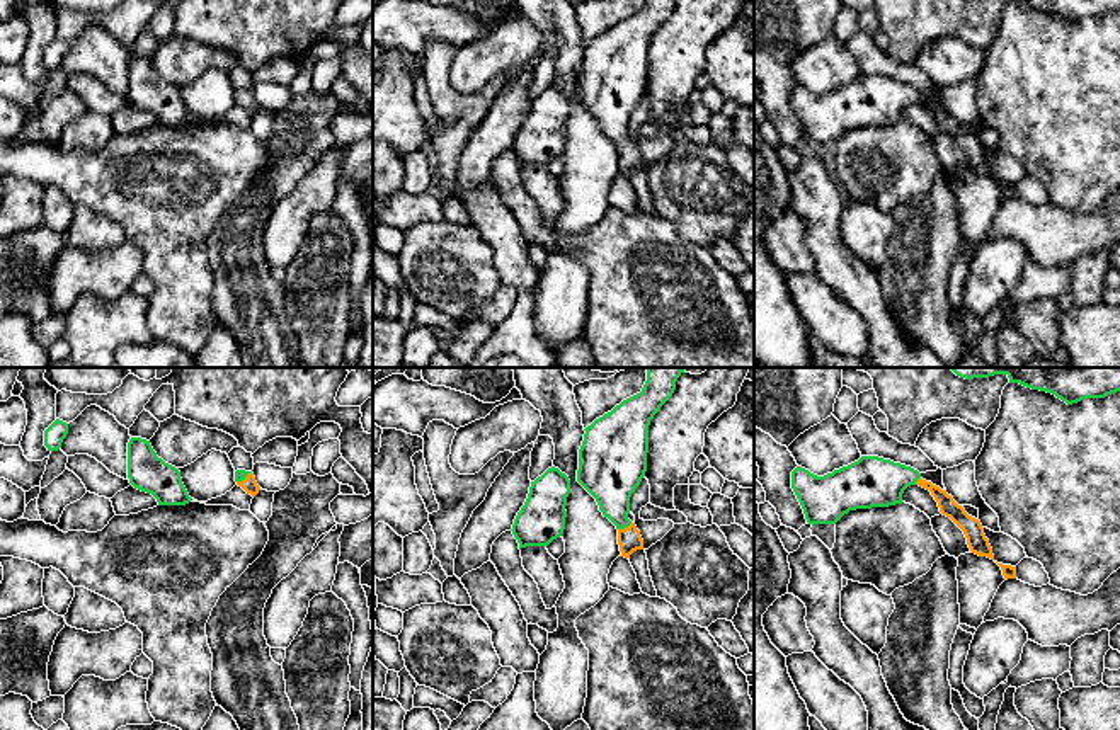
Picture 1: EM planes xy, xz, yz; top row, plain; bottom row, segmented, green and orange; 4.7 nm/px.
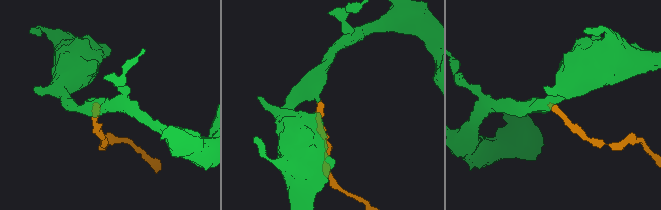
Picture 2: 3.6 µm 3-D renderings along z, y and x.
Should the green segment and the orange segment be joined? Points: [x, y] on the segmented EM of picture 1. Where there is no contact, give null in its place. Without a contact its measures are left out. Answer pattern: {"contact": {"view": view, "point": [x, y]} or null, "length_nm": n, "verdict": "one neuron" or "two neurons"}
{"contact": {"view": "xz", "point": [625, 526]}, "length_nm": 80, "verdict": "one neuron"}

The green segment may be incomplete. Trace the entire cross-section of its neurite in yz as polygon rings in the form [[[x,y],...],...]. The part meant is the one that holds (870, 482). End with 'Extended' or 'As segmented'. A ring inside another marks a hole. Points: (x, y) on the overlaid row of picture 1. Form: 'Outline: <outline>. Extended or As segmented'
Outline: [[[861,456],[858,461],[817,476],[797,466],[791,471],[791,488],[809,524],[836,524],[856,509],[889,507],[902,504],[907,487],[919,485],[931,492],[940,512],[950,517],[965,534],[972,553],[994,560],[989,539],[979,519],[969,516],[946,490],[921,478],[911,466],[878,456]]]. Extended

